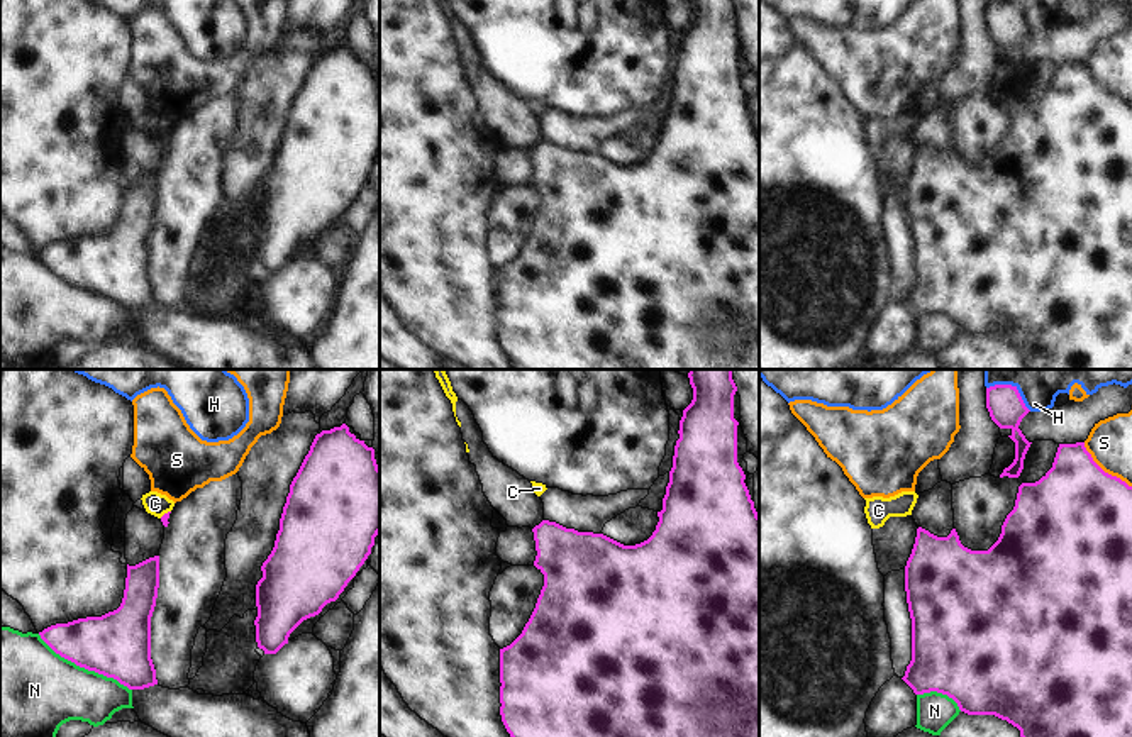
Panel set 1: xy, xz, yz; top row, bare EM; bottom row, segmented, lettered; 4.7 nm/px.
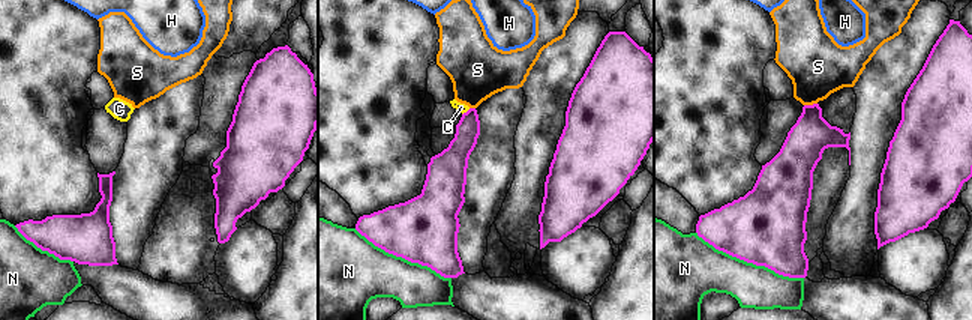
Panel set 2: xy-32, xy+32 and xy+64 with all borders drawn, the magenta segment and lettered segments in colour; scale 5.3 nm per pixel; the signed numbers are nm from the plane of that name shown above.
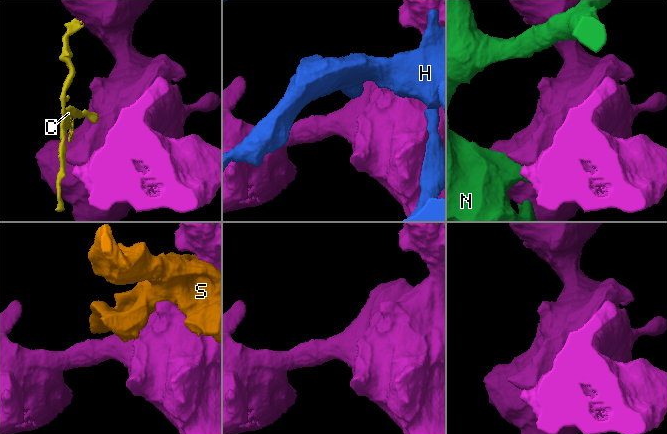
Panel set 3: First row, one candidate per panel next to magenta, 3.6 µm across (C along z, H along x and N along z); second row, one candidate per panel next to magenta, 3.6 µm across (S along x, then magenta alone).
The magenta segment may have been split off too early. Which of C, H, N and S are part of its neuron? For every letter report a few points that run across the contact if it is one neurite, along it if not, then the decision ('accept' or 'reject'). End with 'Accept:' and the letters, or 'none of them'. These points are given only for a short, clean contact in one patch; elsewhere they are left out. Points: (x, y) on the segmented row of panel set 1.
C: xy (170, 510), (160, 517) | reject
H: reject
N: reject
S: reject
Accept: none of them

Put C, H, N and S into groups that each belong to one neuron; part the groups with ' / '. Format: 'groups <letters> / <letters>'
groups C / H / N / S

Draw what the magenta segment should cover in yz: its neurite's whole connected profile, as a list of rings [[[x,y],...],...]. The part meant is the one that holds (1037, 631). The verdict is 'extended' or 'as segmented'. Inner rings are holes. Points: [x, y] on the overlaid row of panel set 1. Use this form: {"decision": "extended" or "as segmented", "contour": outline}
{"decision": "as segmented", "contour": [[[1085,442],[1059,444],[1052,468],[1035,483],[1018,486],[1013,510],[1007,515],[998,540],[988,551],[971,551],[959,540],[956,529],[947,537],[937,537],[918,527],[912,554],[905,566],[905,591],[912,618],[912,661],[902,678],[915,695],[937,691],[952,698],[968,715],[995,715],[1020,730],[1020,737],[1132,737],[1132,486],[1105,473],[1086,451]]]}

